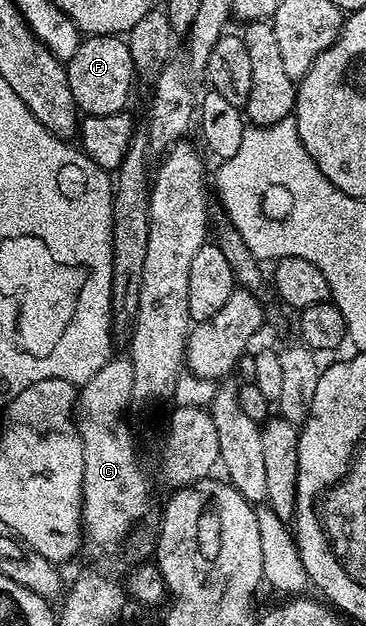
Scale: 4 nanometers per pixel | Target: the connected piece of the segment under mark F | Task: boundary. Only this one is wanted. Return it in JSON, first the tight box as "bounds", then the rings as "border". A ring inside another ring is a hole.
{"bounds":[66,35,137,117],"border":[[[88,35],[81,40],[80,46],[70,60],[66,62],[68,70],[68,86],[70,95],[74,95],[74,103],[81,114],[89,117],[114,115],[125,112],[124,104],[132,93],[132,77],[137,76],[134,59],[130,59],[130,47],[127,40],[120,35]]]}

